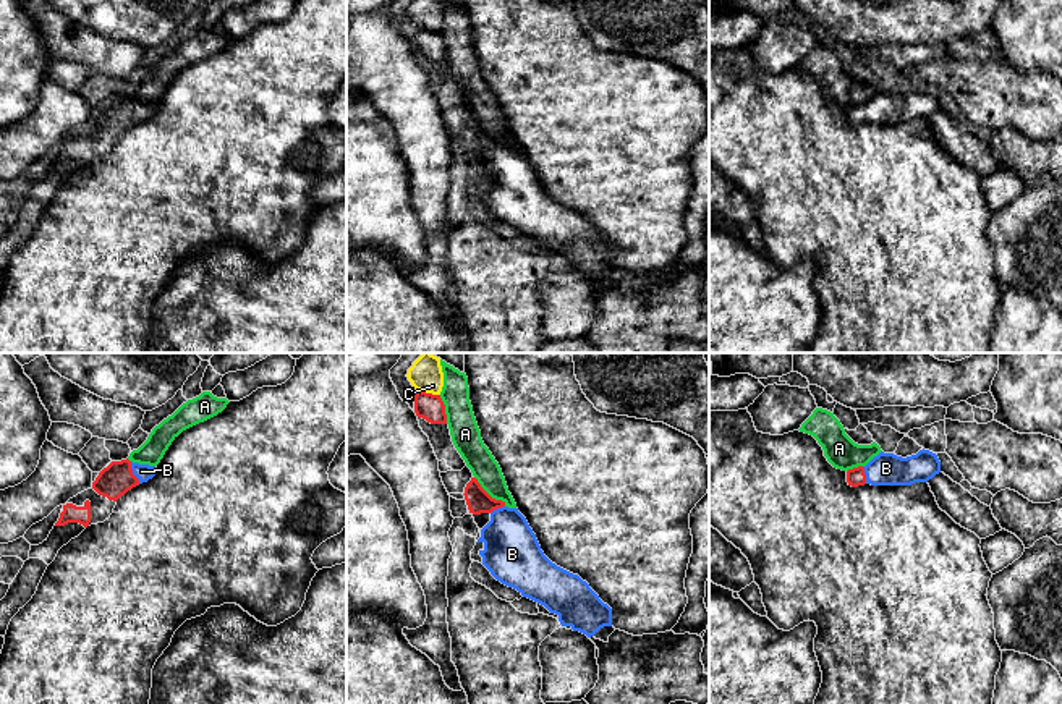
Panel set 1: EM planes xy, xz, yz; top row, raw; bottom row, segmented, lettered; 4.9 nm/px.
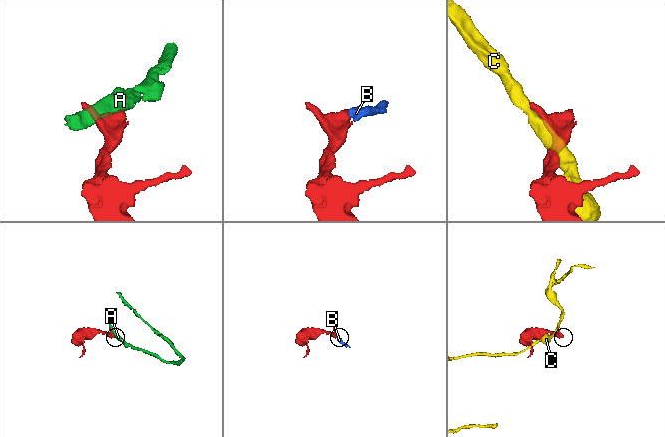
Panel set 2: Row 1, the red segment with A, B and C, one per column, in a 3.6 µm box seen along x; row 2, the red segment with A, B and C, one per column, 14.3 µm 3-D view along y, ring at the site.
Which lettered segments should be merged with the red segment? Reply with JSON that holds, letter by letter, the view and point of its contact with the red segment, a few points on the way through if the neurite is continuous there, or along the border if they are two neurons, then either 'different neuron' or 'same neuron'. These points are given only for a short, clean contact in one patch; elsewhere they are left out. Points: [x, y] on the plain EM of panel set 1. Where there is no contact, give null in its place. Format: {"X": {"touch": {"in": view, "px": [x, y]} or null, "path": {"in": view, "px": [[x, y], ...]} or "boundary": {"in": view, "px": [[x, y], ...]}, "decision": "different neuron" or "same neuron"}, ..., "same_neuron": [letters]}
{"A": {"touch": {"in": "xz", "px": [488, 131]}, "decision": "different neuron"}, "B": {"touch": {"in": "xy", "px": [131, 110]}, "path": {"in": "xy", "px": [[114, 118], [131, 110], [141, 109]]}, "decision": "same neuron"}, "C": {"touch": {"in": "xz", "px": [428, 31]}, "decision": "different neuron"}, "same_neuron": ["B"]}

